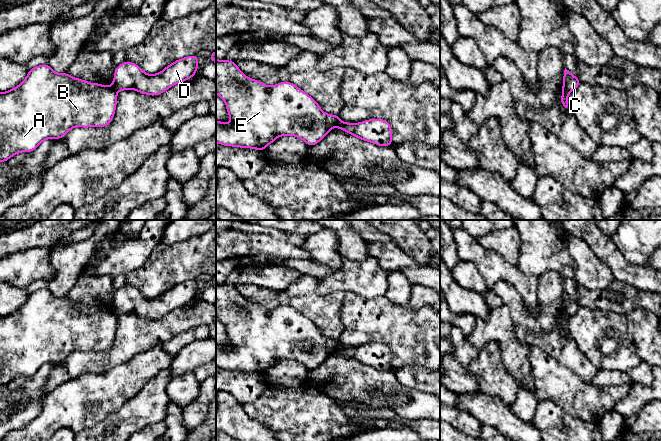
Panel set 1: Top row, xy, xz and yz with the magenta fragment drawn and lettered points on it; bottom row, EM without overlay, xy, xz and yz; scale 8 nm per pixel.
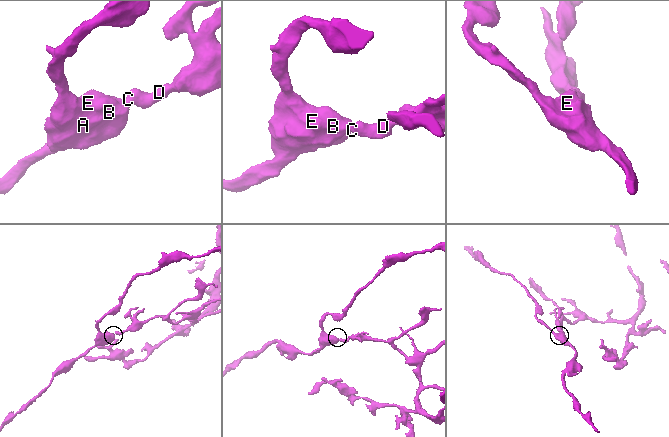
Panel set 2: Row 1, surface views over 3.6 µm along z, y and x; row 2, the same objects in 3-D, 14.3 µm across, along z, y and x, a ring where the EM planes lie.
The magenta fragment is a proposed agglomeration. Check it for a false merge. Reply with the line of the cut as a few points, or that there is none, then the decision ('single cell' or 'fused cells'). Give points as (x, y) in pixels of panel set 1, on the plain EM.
cut in xy along (111, 310), (116, 316); fused cells

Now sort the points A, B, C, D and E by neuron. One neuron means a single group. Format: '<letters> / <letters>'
A B E / C D

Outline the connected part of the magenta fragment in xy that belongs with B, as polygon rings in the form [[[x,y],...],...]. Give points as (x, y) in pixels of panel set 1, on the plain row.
[[[48,288],[36,290],[18,310],[0,316],[0,386],[21,376],[32,376],[46,363],[63,362],[74,351],[108,350],[116,329],[117,316],[112,310],[56,297]]]

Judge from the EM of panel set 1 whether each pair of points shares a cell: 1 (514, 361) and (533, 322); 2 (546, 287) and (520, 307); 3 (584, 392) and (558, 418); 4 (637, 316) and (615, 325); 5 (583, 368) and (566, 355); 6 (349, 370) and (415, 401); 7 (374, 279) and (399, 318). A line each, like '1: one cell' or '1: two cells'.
1: two cells
2: one cell
3: two cells
4: two cells
5: one cell
6: one cell
7: two cells

